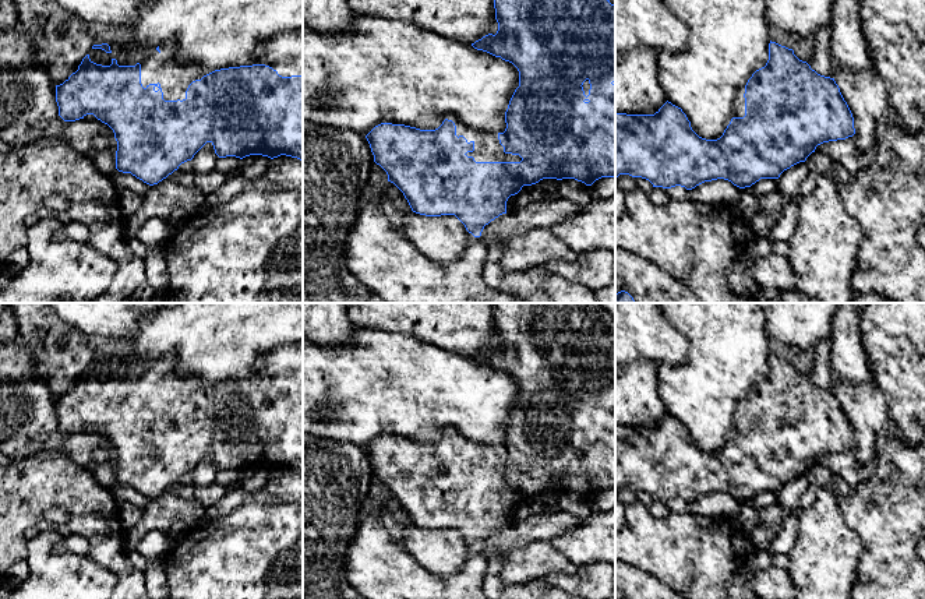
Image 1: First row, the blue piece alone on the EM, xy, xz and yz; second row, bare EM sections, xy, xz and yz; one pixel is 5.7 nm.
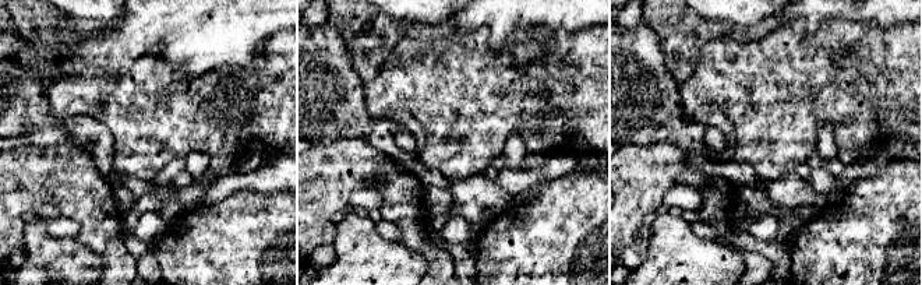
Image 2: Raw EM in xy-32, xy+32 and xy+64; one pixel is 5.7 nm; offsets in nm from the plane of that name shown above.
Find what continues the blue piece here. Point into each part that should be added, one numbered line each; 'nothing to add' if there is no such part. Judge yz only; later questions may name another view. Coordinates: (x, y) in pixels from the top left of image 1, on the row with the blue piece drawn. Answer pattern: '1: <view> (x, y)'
1: yz (740, 102)

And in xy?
1: xy (162, 67)

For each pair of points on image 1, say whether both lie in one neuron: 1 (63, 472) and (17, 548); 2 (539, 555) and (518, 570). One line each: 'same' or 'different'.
1: same
2: same

